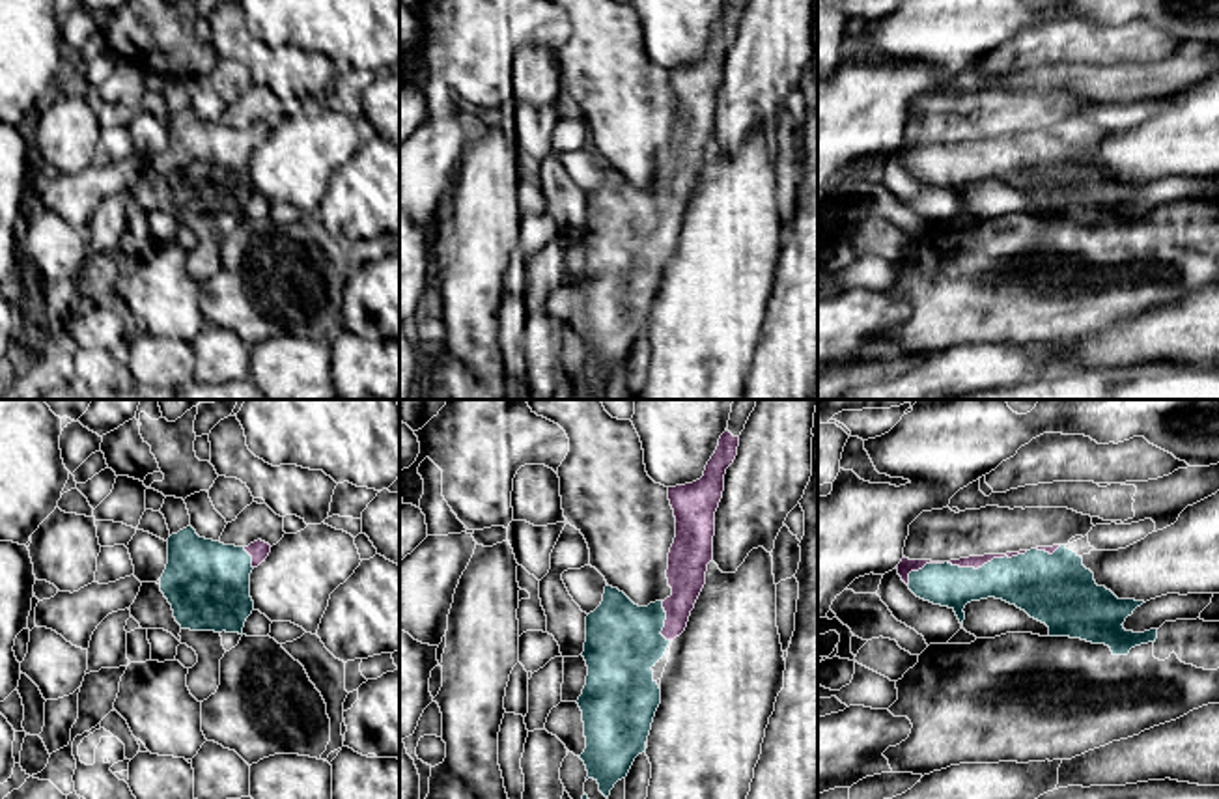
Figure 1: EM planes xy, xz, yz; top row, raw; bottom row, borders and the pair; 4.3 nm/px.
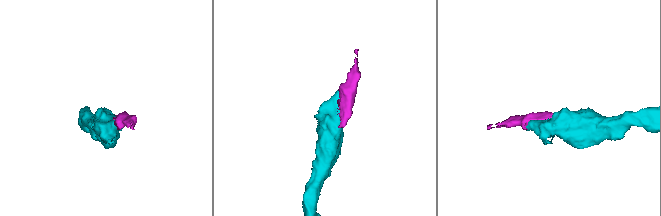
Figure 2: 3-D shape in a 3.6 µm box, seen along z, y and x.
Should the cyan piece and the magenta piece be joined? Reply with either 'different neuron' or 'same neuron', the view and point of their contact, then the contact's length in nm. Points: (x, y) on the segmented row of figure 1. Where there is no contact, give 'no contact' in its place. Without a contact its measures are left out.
same neuron | yz (962, 568) | 550 nm

